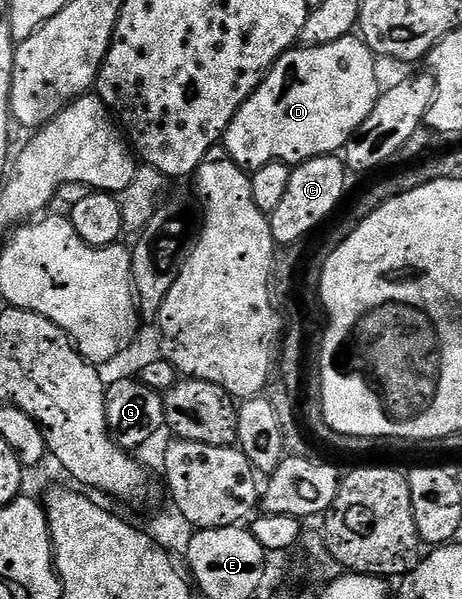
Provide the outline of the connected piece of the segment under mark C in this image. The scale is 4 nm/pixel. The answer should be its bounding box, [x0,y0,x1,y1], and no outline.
[270,155,346,247]

